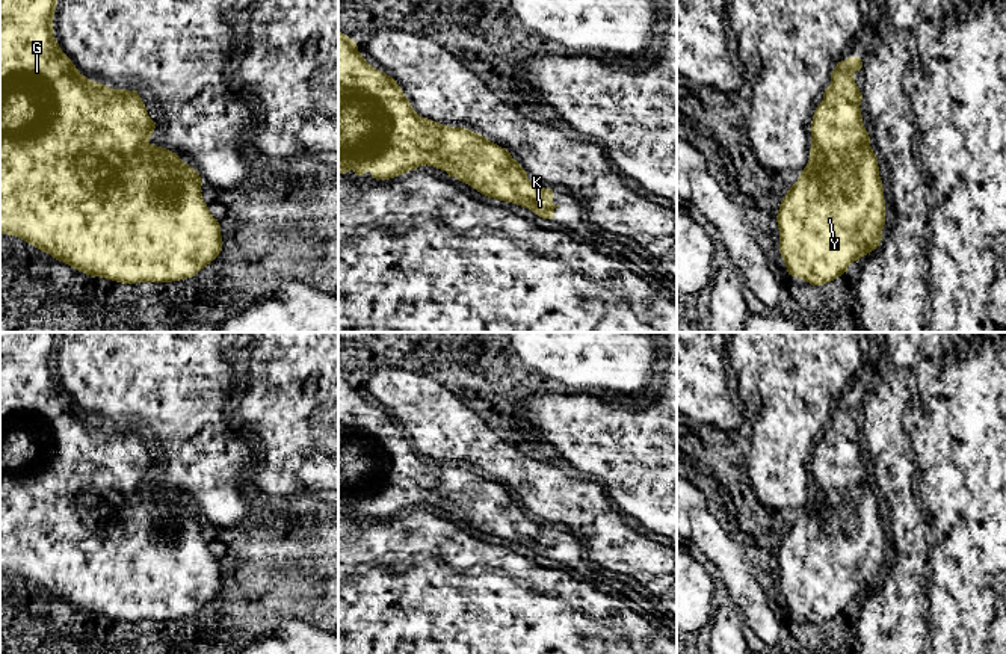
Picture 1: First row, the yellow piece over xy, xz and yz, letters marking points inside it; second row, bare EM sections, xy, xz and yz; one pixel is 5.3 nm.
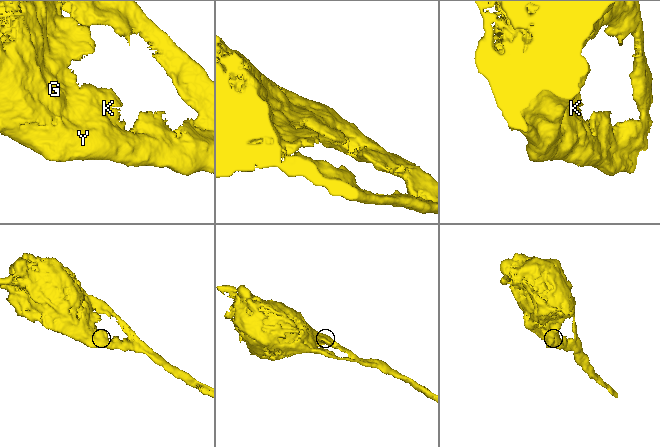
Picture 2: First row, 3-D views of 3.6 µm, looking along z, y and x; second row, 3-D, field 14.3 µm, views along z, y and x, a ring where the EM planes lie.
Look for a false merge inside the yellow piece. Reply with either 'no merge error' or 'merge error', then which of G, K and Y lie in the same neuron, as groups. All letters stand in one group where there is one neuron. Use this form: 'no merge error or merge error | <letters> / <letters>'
no merge error | G K Y

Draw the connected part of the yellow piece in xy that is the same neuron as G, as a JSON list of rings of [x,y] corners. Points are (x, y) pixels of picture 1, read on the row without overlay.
[[[0,332],[0,572],[15,574],[24,580],[33,583],[42,591],[50,592],[53,597],[63,600],[65,603],[77,607],[91,615],[100,615],[122,622],[137,621],[171,621],[195,615],[201,607],[210,603],[222,589],[221,563],[210,551],[204,541],[201,524],[202,517],[199,512],[186,503],[175,491],[153,483],[150,476],[156,467],[156,461],[148,455],[147,446],[137,429],[113,427],[103,421],[97,421],[85,415],[73,402],[73,399],[60,388],[56,376],[53,375],[53,355],[56,350],[57,334],[56,332]]]

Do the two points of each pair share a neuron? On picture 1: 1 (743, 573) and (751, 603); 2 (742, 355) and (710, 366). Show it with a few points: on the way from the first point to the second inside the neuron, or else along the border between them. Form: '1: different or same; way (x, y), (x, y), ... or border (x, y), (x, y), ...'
1: same; way (743, 580), (746, 595)
2: different; border (727, 349), (728, 355)

